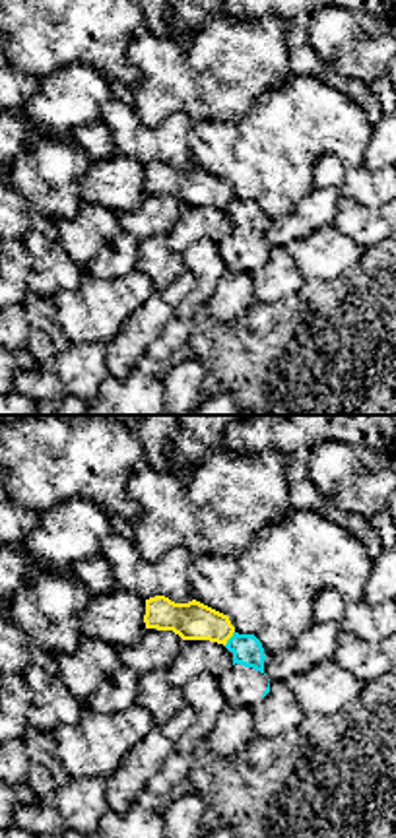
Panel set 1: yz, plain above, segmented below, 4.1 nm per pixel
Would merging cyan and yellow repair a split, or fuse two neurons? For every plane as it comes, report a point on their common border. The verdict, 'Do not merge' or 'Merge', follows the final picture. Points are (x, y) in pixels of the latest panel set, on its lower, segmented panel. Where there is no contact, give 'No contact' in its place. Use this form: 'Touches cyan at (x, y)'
Touches cyan at (230, 639)

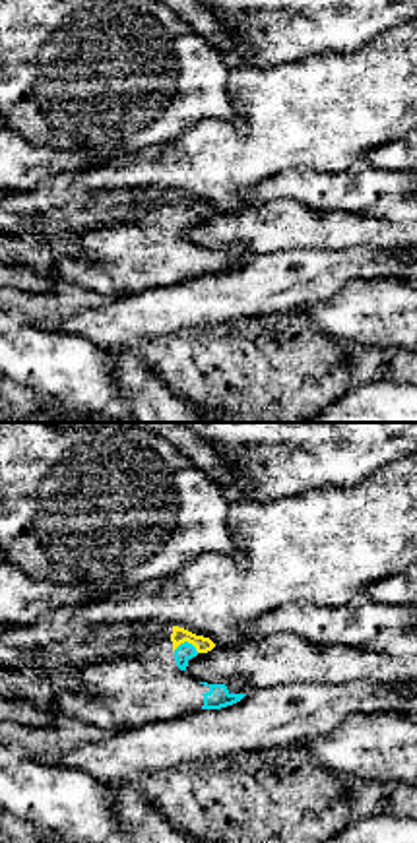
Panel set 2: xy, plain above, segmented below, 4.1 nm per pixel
Touches cyan at (187, 642)

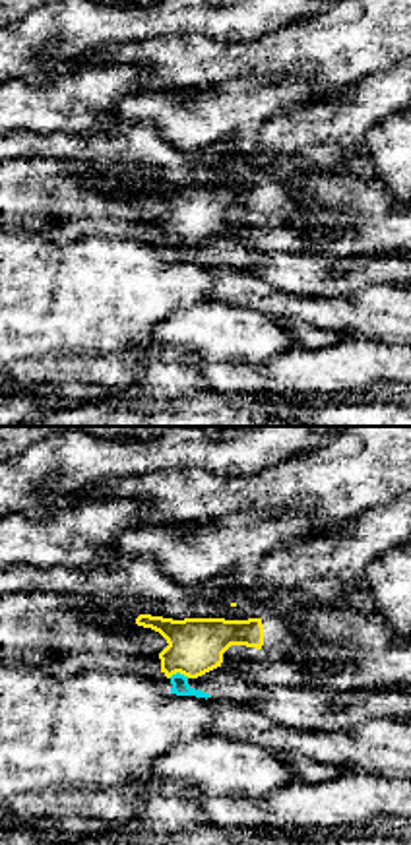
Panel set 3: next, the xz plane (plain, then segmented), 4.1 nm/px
Touches cyan at (179, 673)

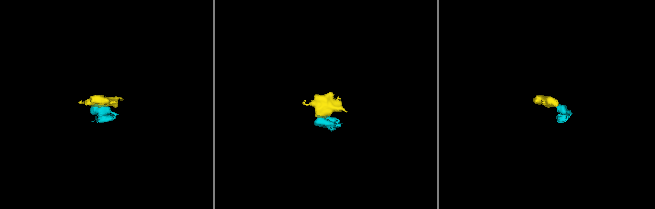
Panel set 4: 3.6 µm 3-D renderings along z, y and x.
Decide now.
Do not merge

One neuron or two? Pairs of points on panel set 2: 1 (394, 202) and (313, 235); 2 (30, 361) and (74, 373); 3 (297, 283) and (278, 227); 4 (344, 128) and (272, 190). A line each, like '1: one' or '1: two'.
1: two
2: one
3: two
4: two

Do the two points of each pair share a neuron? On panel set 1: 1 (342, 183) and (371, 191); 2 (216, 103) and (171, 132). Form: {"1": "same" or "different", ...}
{"1": "same", "2": "different"}

